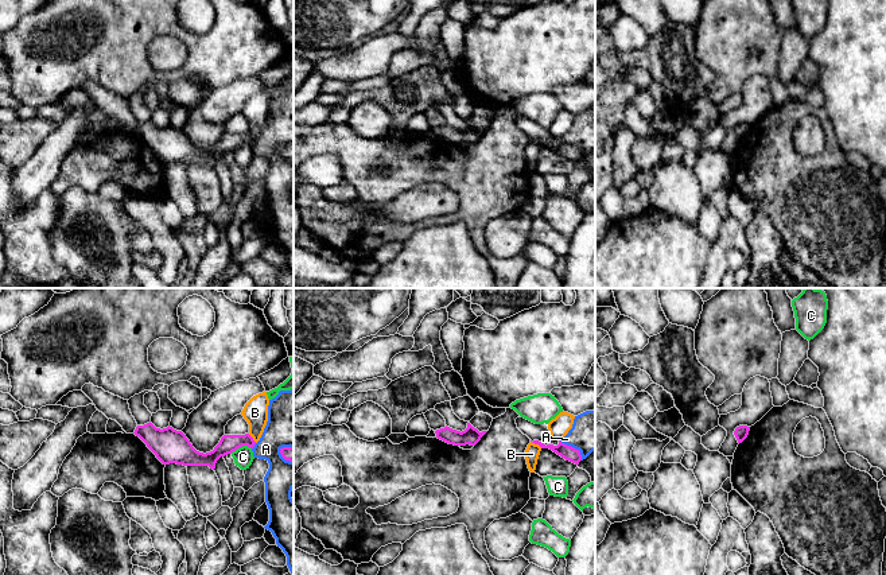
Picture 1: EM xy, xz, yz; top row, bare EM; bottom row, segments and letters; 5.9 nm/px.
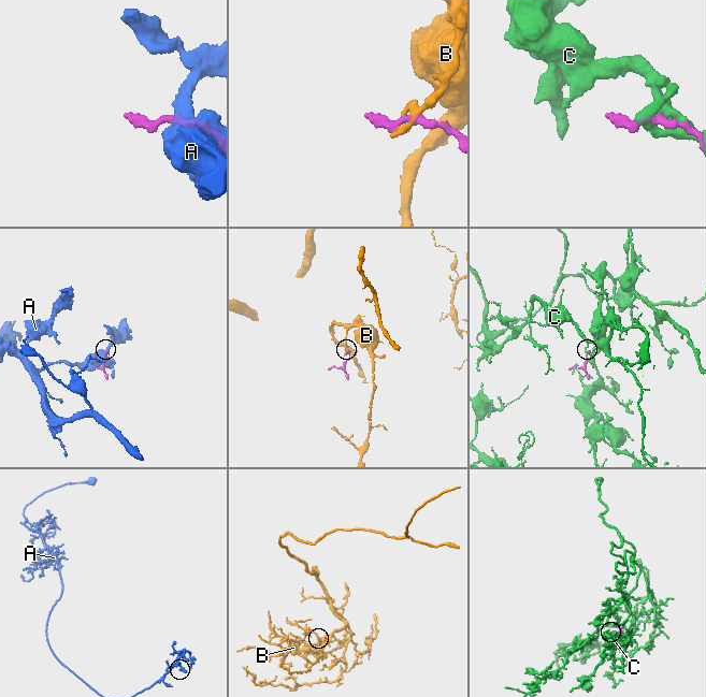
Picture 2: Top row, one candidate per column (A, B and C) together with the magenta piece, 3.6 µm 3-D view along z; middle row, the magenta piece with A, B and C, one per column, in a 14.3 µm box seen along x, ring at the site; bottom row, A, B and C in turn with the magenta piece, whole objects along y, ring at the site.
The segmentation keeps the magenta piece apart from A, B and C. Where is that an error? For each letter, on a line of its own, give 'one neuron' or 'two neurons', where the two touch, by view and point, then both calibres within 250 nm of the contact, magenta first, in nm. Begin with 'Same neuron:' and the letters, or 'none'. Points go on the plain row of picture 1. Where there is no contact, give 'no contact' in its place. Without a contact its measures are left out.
Same neuron: none
A: two neurons | xz (572, 146) | 90/240 nm
B: two neurons | xz (536, 142) | 90/90 nm
C: two neurons | xy (240, 144) | 110/120 nm

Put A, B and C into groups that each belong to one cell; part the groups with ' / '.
A / B / C

